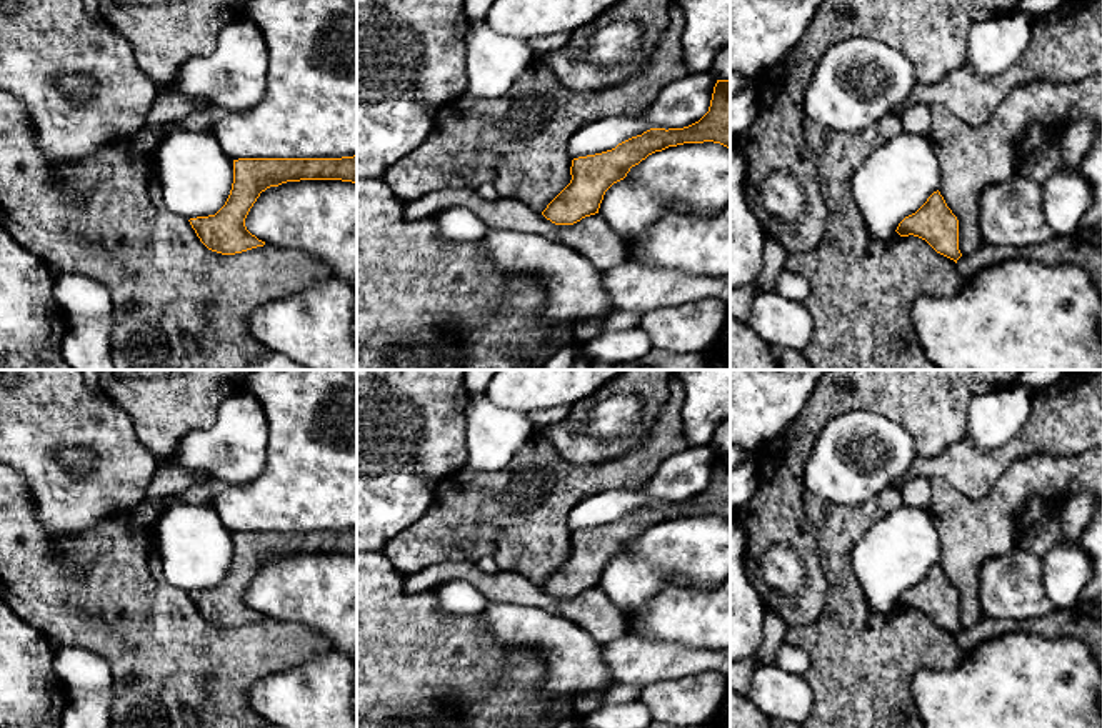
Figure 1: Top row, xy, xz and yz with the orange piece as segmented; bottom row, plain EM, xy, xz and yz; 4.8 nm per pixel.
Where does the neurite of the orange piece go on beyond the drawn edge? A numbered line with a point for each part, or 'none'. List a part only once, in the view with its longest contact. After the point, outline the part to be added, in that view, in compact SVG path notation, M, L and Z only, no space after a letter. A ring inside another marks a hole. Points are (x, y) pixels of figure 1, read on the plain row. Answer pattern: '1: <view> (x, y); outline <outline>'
none

